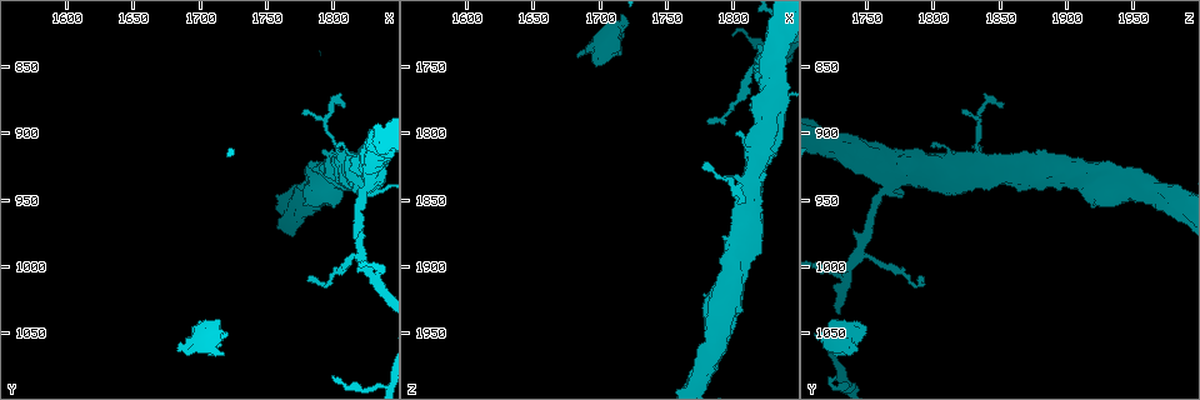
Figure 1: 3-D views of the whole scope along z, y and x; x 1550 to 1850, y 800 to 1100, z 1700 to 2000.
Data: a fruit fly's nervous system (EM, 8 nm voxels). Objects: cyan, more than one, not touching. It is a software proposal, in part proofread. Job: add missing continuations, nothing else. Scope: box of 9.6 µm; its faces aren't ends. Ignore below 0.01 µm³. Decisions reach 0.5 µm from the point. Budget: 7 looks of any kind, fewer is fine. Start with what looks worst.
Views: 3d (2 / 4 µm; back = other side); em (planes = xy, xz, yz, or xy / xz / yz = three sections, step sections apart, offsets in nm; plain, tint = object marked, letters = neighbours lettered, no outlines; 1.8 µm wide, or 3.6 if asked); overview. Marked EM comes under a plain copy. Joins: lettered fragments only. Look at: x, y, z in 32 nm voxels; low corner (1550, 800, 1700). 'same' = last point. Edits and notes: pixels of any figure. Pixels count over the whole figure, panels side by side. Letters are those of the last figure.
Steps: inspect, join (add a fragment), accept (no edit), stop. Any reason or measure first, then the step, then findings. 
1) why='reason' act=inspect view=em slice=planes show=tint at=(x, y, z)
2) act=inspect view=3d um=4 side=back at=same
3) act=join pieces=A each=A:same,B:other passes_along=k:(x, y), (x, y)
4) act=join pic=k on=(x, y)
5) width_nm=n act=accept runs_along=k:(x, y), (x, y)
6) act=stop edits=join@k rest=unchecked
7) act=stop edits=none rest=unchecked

why='branch stops here' act=inspect view=em slice=xz step=16 show=letters at=(1682, 1062, 1744)

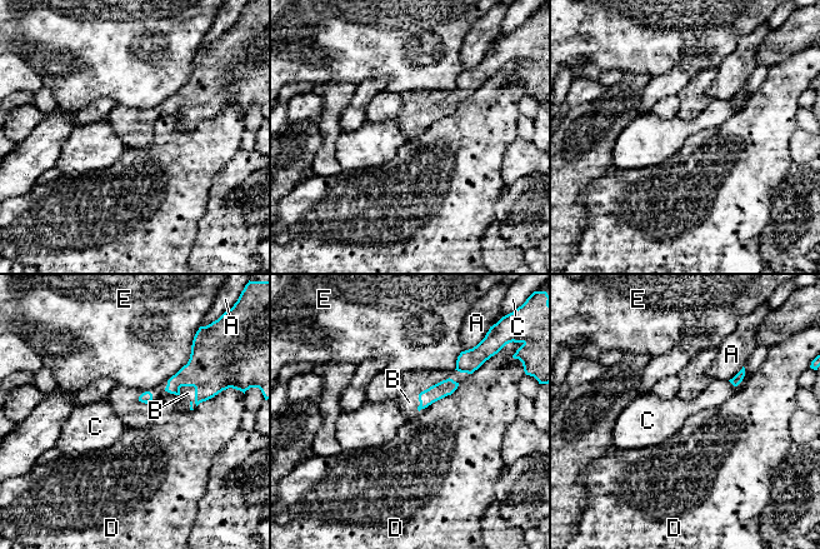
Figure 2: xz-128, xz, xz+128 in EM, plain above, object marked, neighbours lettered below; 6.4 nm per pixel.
act=join pieces=B each=A:other,B:same,C:other,D:other,E:other passes_along=2:(218, 362), (195, 393), (188, 393) found='the neuron continues'

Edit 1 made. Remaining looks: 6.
act=inspect view=overview

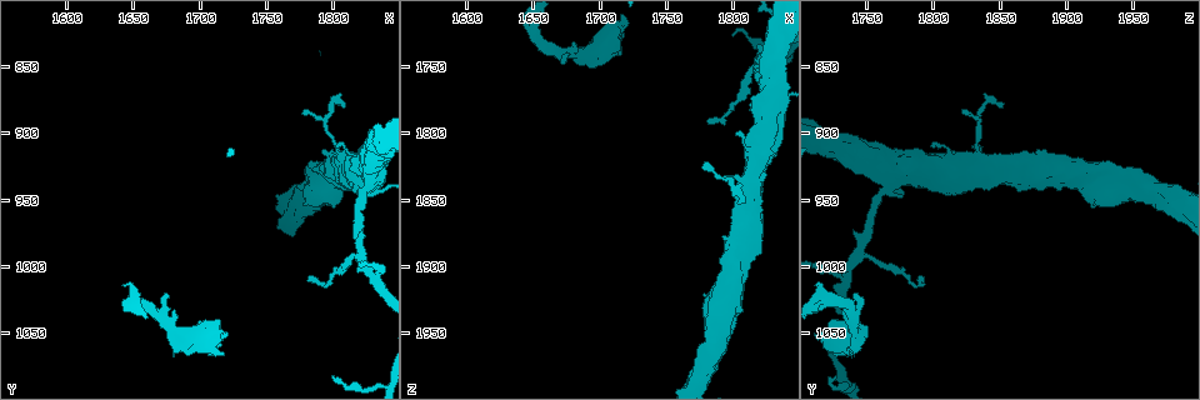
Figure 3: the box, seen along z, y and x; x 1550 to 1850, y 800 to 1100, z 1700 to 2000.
why='thick end' act=inspect view=em slice=planes show=letters at=(1826, 912, 1832)

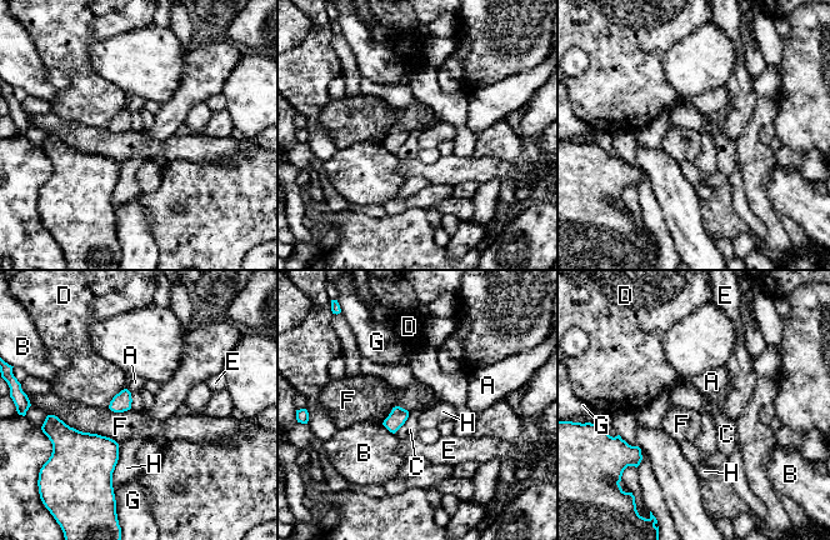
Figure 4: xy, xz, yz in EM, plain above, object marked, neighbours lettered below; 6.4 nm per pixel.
longest_contact=F:480nm act=accept each=A:other,B:other,C:other,D:other,E:other,F:other,G:other,H:other found='none of them fits'

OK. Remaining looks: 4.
why='calibre changes' act=inspect view=em um=3.6 slice=planes show=letters at=(1828, 936, 1770)

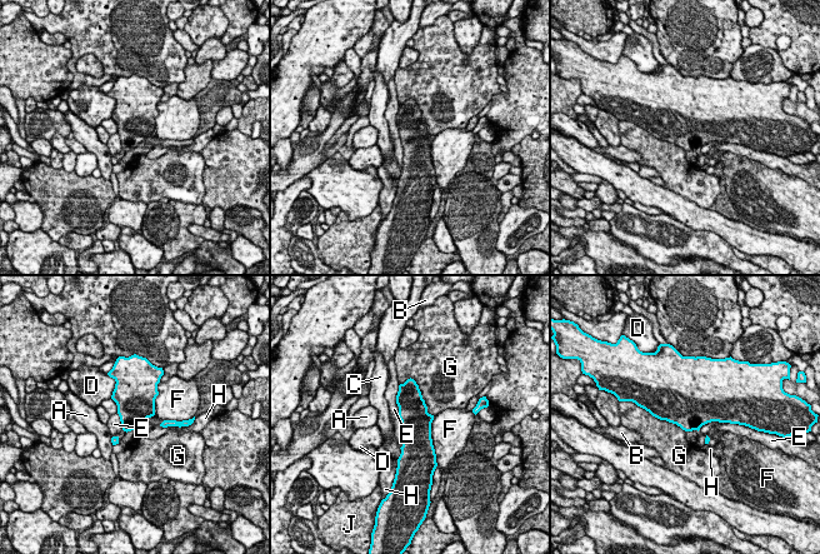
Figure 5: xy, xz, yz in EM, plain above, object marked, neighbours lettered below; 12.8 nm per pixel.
act=accept each=A:other,B:other,C:other,D:other,E:other,F:other,G:other,H:other,J:other border=5:(399, 384), (400, 448) found='no lettered fragment goes on from it'

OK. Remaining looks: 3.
act=stop edits=join@2 rest=unchecked

